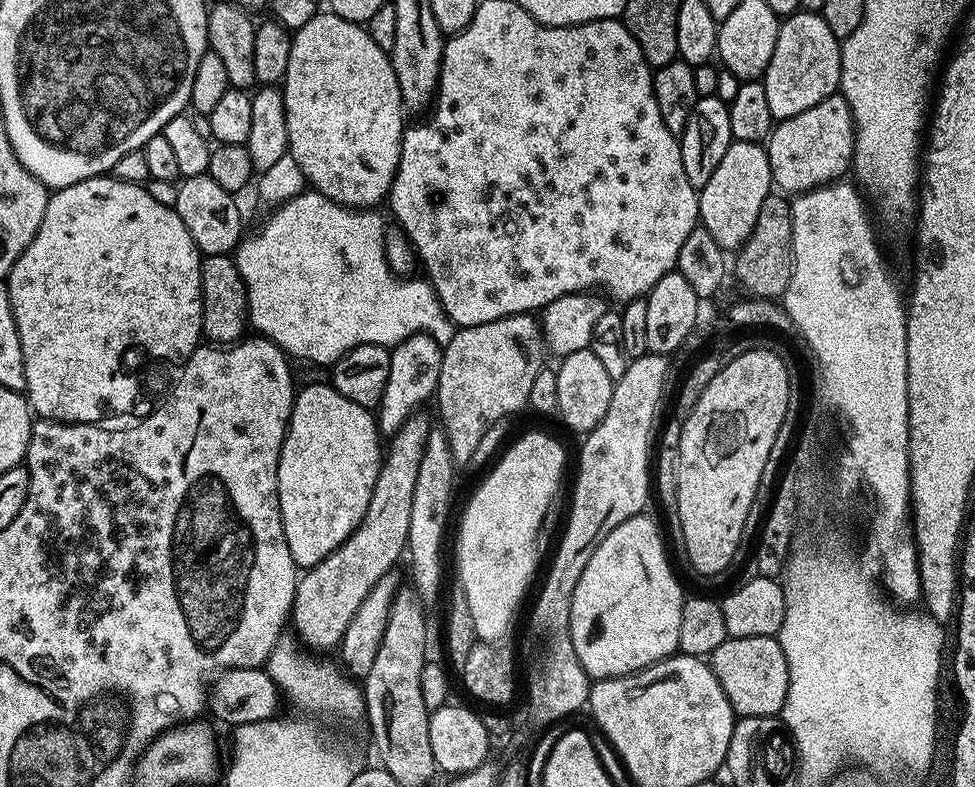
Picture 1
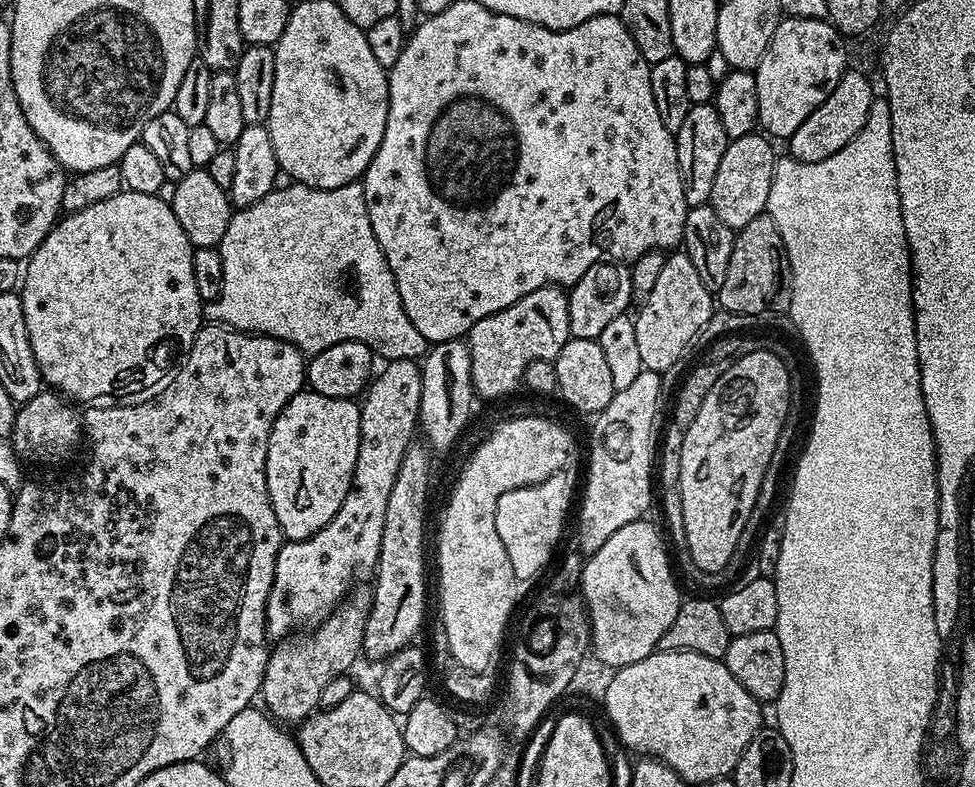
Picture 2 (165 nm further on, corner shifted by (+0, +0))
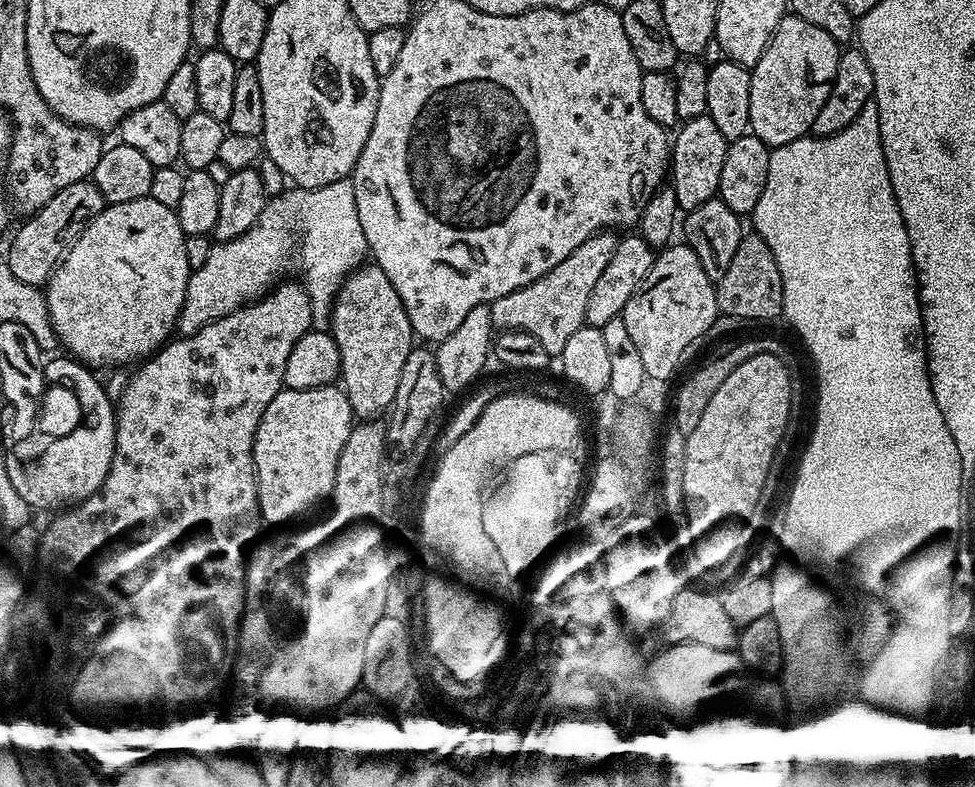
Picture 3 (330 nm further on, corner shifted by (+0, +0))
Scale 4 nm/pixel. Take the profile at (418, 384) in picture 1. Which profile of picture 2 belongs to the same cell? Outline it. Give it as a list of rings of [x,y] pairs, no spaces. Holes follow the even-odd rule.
[[[390,360],[383,365],[385,368],[375,373],[374,379],[369,383],[366,391],[362,396],[360,404],[360,445],[358,446],[358,462],[354,466],[354,478],[350,490],[346,494],[346,498],[342,502],[342,506],[338,510],[338,514],[334,514],[334,518],[322,530],[318,530],[310,538],[305,540],[288,540],[281,543],[274,566],[274,580],[270,586],[270,594],[266,602],[266,610],[264,611],[264,631],[273,641],[279,642],[293,634],[299,633],[301,630],[311,630],[316,625],[328,617],[332,609],[337,607],[348,595],[353,587],[355,578],[359,572],[375,569],[376,561],[380,559],[380,543],[382,542],[382,526],[386,518],[386,502],[390,502],[390,490],[394,490],[394,478],[398,476],[398,466],[402,466],[402,458],[406,450],[413,443],[412,431],[415,433],[418,428],[420,418],[420,399],[422,398],[422,378],[420,377],[421,365],[416,360]]]

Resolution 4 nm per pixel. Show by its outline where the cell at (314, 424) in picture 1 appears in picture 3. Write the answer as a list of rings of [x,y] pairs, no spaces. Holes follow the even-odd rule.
[[[327,384],[310,390],[284,388],[266,406],[262,422],[254,438],[254,466],[256,467],[256,485],[260,499],[260,515],[272,524],[284,524],[295,516],[303,514],[307,508],[315,506],[319,500],[327,501],[332,495],[334,474],[338,470],[338,454],[350,438],[354,427],[352,407],[346,398],[343,387]]]

